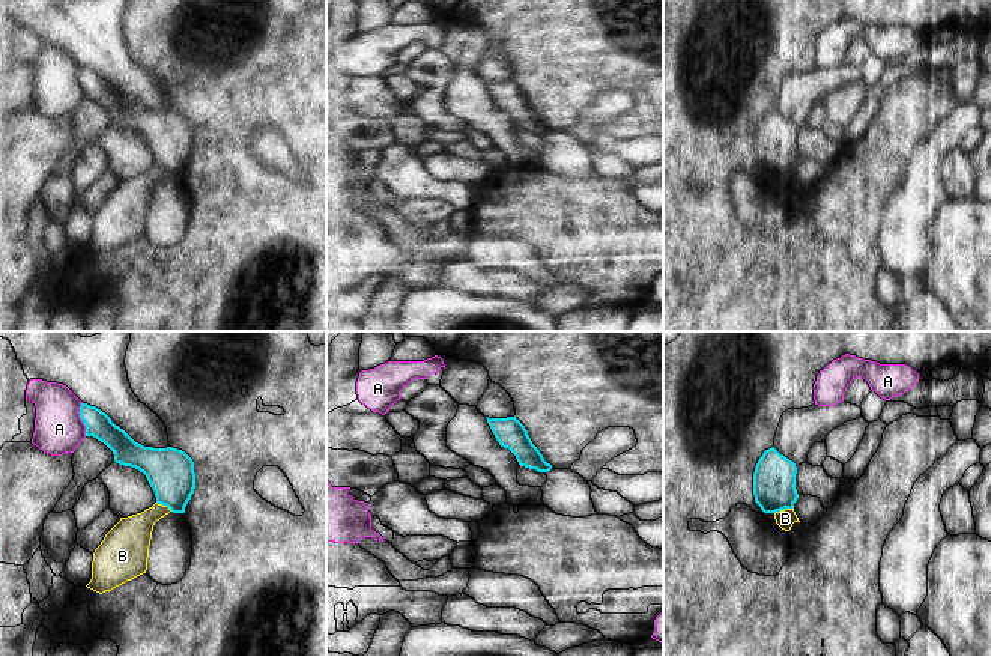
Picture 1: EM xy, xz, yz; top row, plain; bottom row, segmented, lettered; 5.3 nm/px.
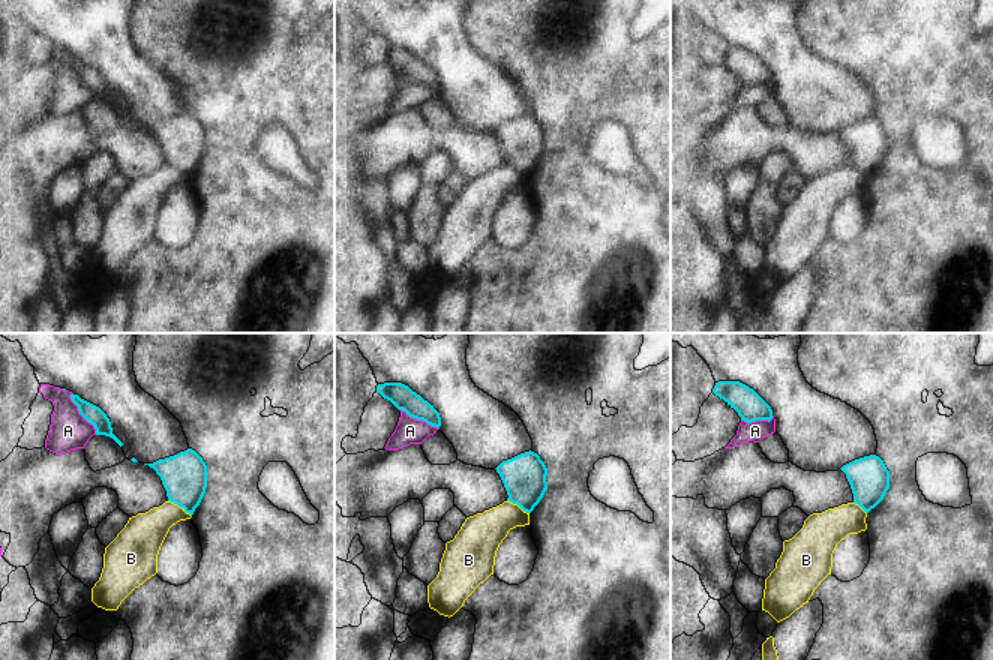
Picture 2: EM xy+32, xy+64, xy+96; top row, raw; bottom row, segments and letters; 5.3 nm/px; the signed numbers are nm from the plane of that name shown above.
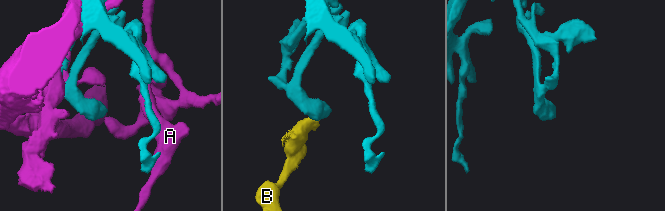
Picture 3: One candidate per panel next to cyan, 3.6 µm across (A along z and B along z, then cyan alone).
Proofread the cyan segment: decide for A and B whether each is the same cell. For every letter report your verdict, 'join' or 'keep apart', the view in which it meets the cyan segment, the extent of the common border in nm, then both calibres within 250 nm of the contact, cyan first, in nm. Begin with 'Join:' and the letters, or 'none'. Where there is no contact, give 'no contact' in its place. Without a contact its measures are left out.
Join: none
A: keep apart; contact in xy; length 190 nm; calibres 140 and 260 nm
B: keep apart; contact in yz; length 110 nm; calibres 220 and 100 nm

